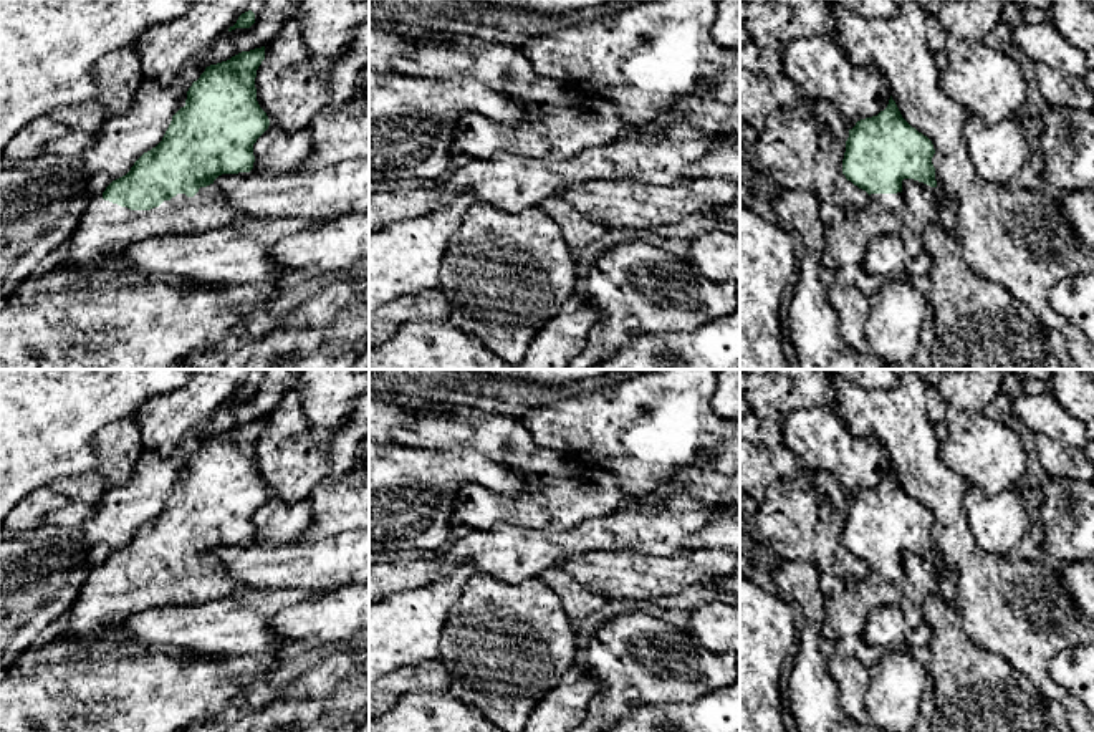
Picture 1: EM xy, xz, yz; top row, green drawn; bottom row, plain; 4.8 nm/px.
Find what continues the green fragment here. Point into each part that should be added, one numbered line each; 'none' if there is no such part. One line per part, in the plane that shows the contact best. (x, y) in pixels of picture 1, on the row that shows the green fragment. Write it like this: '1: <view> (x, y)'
1: xy (103, 222)

